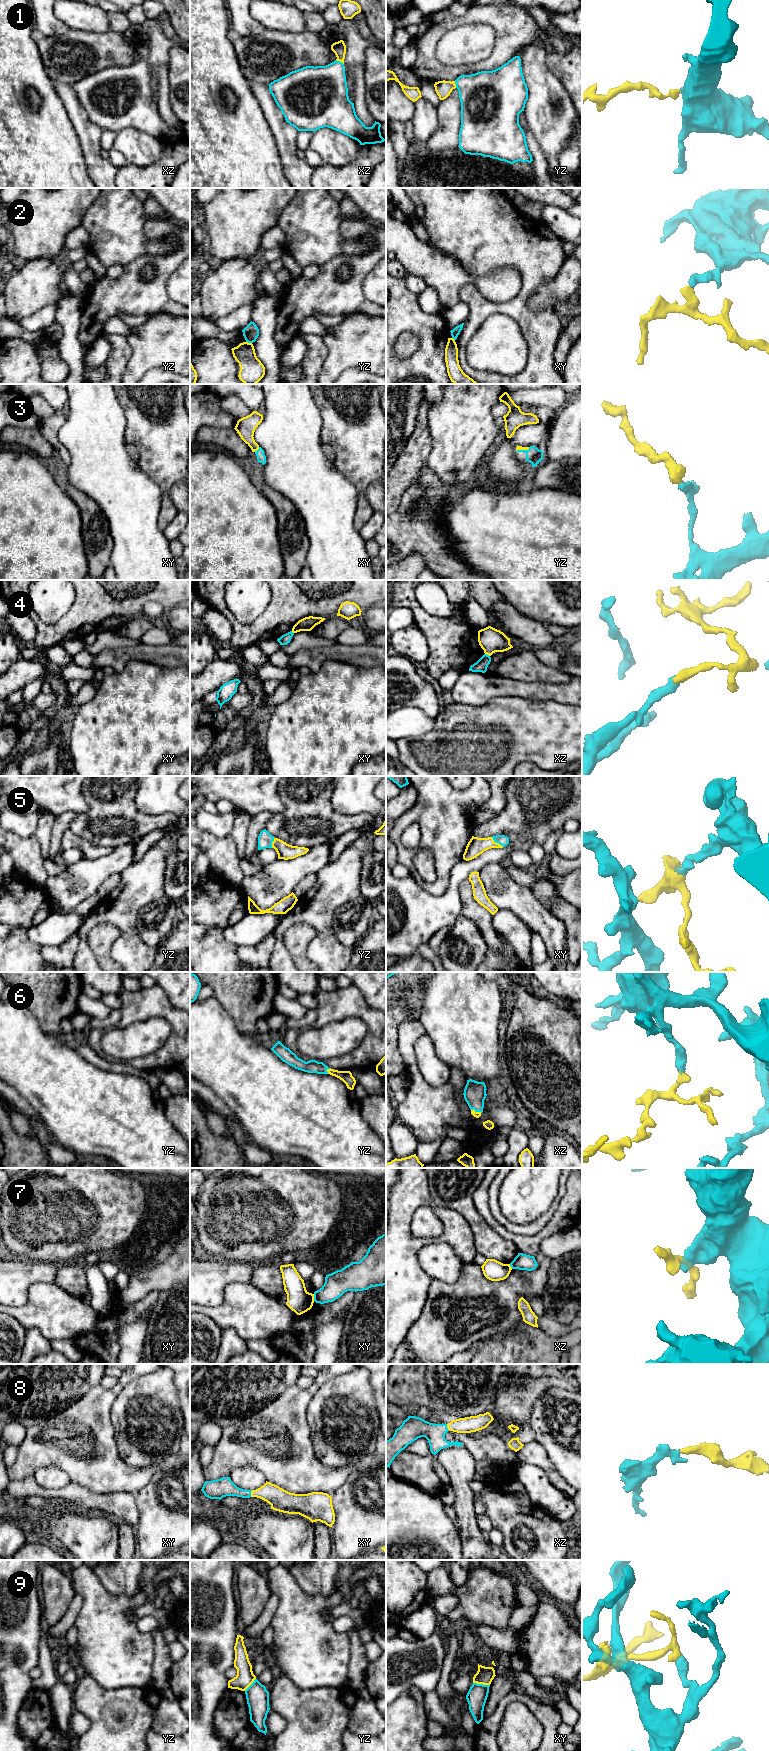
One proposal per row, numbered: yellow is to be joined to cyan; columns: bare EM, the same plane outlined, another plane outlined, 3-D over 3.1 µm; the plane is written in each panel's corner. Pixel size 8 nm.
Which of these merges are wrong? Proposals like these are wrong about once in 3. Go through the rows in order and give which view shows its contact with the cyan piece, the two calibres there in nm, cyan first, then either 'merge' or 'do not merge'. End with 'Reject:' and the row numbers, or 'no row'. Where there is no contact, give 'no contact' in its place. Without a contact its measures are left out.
1: meets cyan in xz; 360 nm thick on the cyan side, 110 nm on the other; merge
2: meets cyan in yz; 130 nm thick on the cyan side, 190 nm on the other; do not merge
3: meets cyan in xy; 70 nm thick on the cyan side, 160 nm on the other; merge
4: meets cyan in xz; 100 nm thick on the cyan side, 200 nm on the other; do not merge
5: meets cyan in xy; 90 nm thick on the cyan side, 140 nm on the other; merge
6: meets cyan in yz; 110 nm thick on the cyan side, 100 nm on the other; merge
7: meets cyan in xy; 190 nm thick on the cyan side, 190 nm on the other; do not merge
8: meets cyan in xy; 150 nm thick on the cyan side, 180 nm on the other; merge
9: meets cyan in xy; 160 nm thick on the cyan side, 140 nm on the other; do not merge
Reject: 2, 4, 7, 9

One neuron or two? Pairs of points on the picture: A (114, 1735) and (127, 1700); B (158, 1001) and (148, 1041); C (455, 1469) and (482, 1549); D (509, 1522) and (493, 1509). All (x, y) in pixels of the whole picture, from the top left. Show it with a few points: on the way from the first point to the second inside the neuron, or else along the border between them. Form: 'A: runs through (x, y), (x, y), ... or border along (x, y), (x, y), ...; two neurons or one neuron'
A: runs through (118, 1726), (123, 1720), (127, 1709); one neuron
B: border along (131, 1024), (155, 1017), (163, 1017), (172, 1029); two neurons
C: runs through (462, 1489), (468, 1529); one neuron
D: runs through (505, 1521), (497, 1513); one neuron

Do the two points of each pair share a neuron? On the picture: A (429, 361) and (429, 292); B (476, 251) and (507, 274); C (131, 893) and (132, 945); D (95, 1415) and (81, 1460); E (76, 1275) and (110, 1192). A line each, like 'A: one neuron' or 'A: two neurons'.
A: two neurons
B: two neurons
C: one neuron
D: one neuron
E: two neurons

